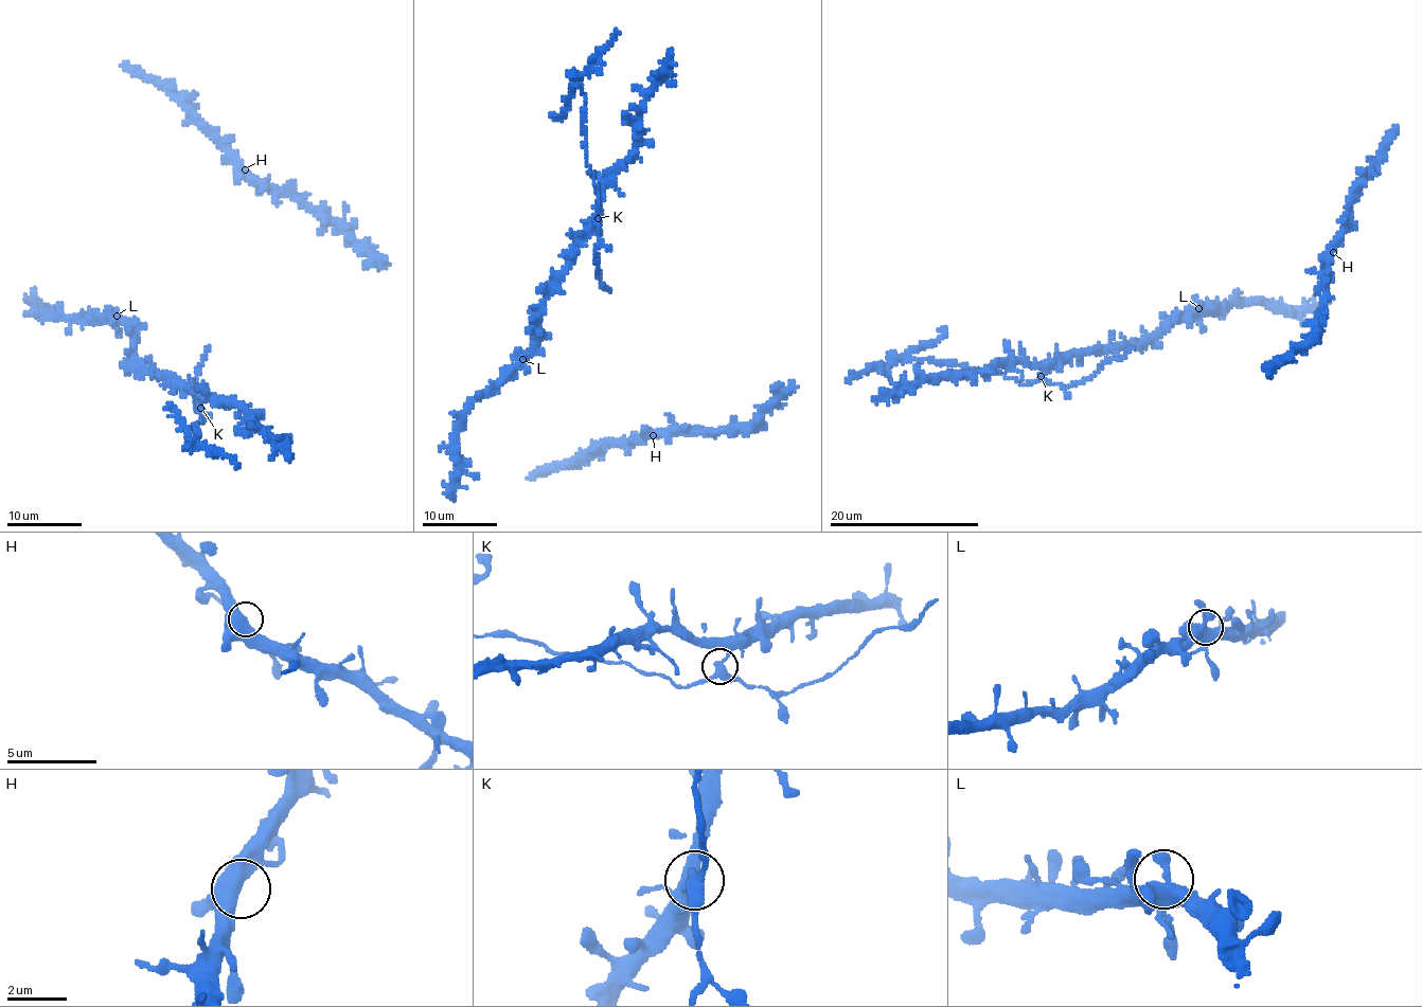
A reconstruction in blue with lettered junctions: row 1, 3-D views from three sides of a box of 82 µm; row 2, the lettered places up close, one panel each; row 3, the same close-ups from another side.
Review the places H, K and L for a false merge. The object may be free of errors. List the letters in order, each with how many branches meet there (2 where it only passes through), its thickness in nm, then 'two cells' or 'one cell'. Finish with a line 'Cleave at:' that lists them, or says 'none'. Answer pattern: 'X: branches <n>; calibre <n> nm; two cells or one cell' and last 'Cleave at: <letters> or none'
H: branches 3; calibre 440 nm; one cell
K: branches 3; calibre 300 nm; two cells
L: branches 3; calibre 440 nm; one cell
Cleave at: K

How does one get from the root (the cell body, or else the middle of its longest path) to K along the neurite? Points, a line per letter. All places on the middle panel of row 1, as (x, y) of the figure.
K: (532, 347), (544, 294), (570, 264), (573, 245), (597, 218)

